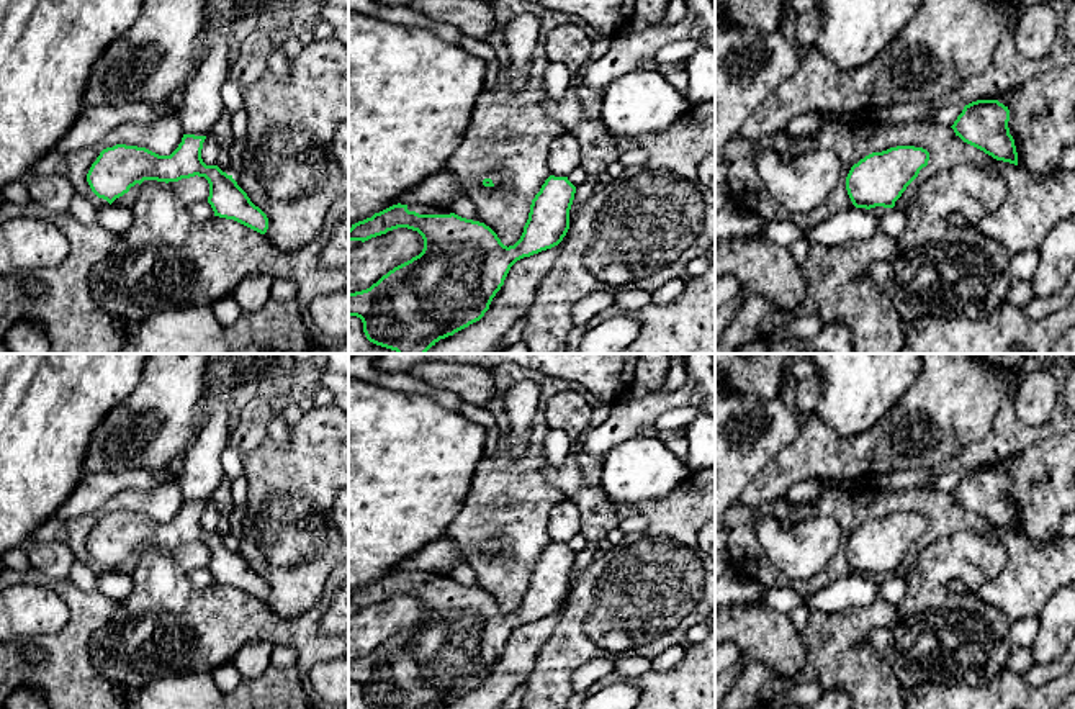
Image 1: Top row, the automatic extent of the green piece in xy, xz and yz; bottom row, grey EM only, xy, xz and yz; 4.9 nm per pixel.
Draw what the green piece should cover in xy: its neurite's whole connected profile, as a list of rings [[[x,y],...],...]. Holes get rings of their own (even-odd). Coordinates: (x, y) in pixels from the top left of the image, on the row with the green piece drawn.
[[[183,134],[170,156],[159,156],[146,147],[116,144],[100,152],[92,164],[87,182],[92,192],[110,205],[144,180],[178,182],[205,177],[209,183],[208,203],[214,216],[234,219],[260,234],[268,229],[267,215],[255,206],[232,175],[218,165],[206,165],[201,149],[206,136]]]

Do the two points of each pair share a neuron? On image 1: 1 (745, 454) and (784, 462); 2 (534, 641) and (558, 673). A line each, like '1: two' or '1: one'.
1: two
2: two

